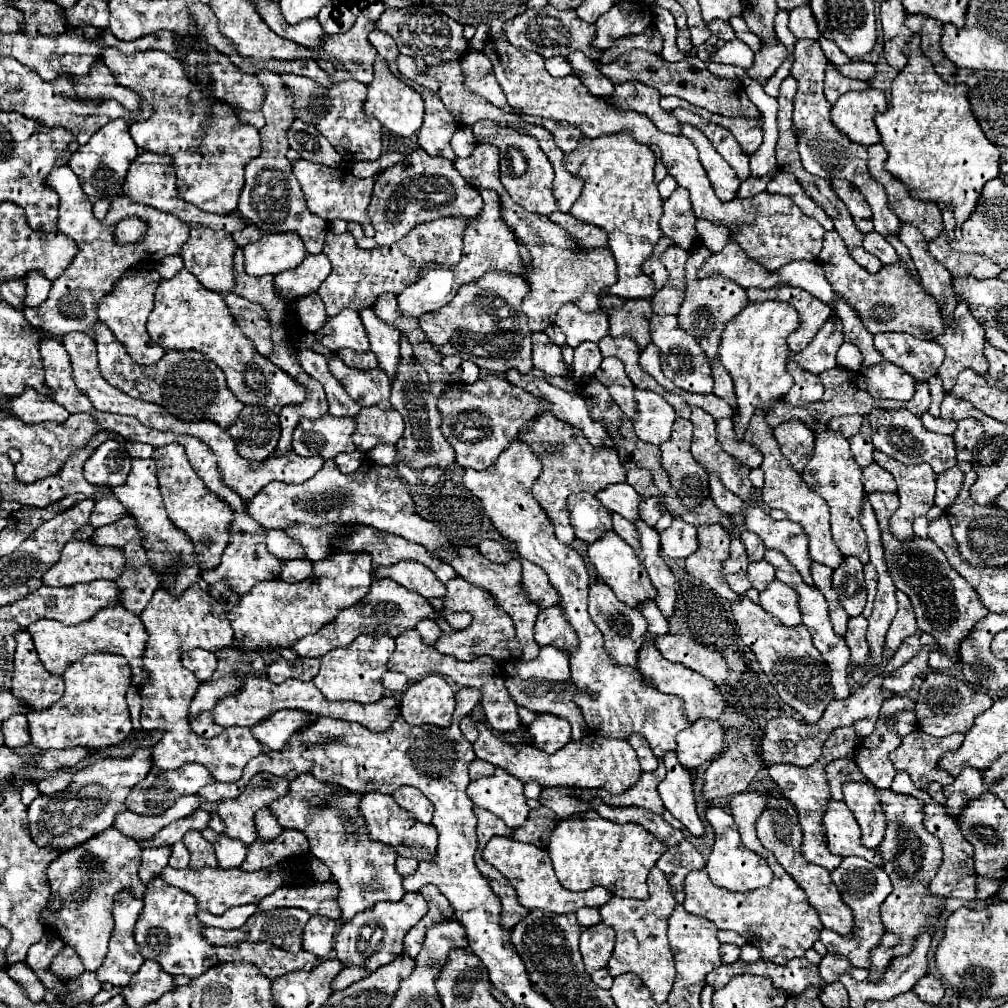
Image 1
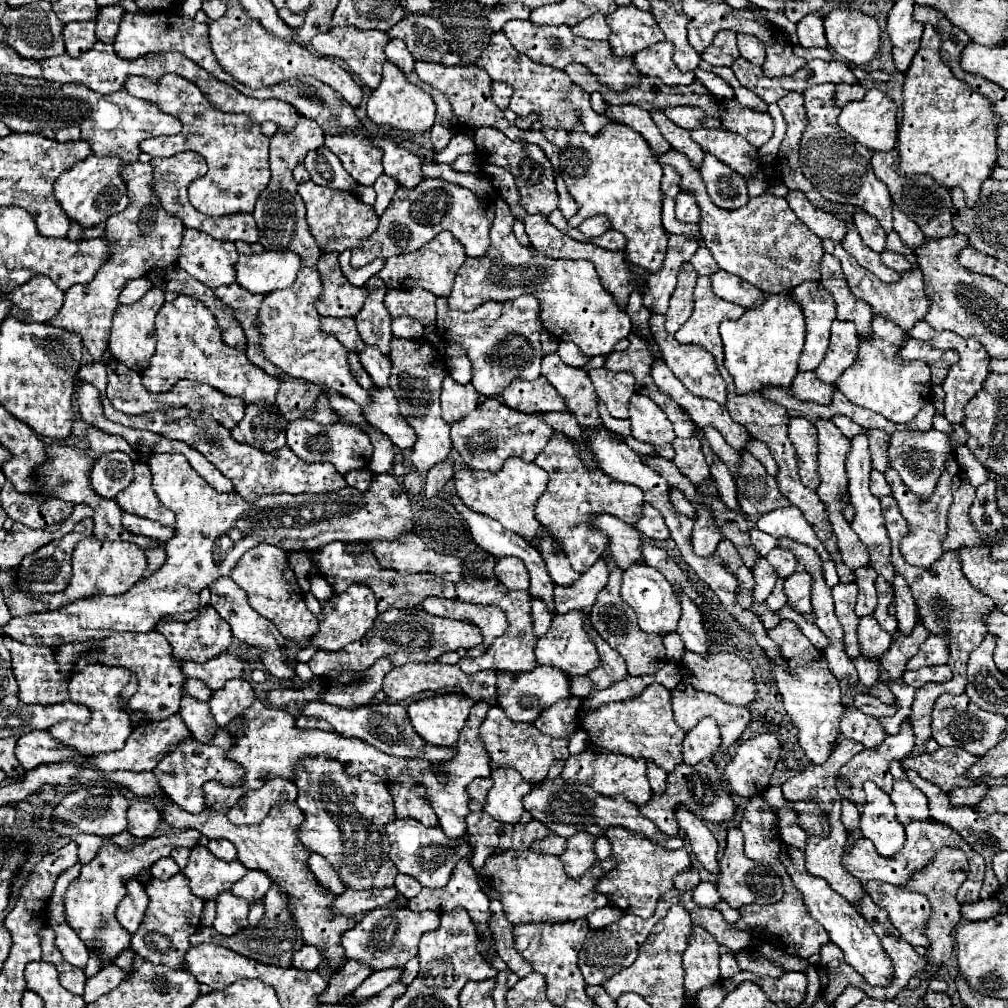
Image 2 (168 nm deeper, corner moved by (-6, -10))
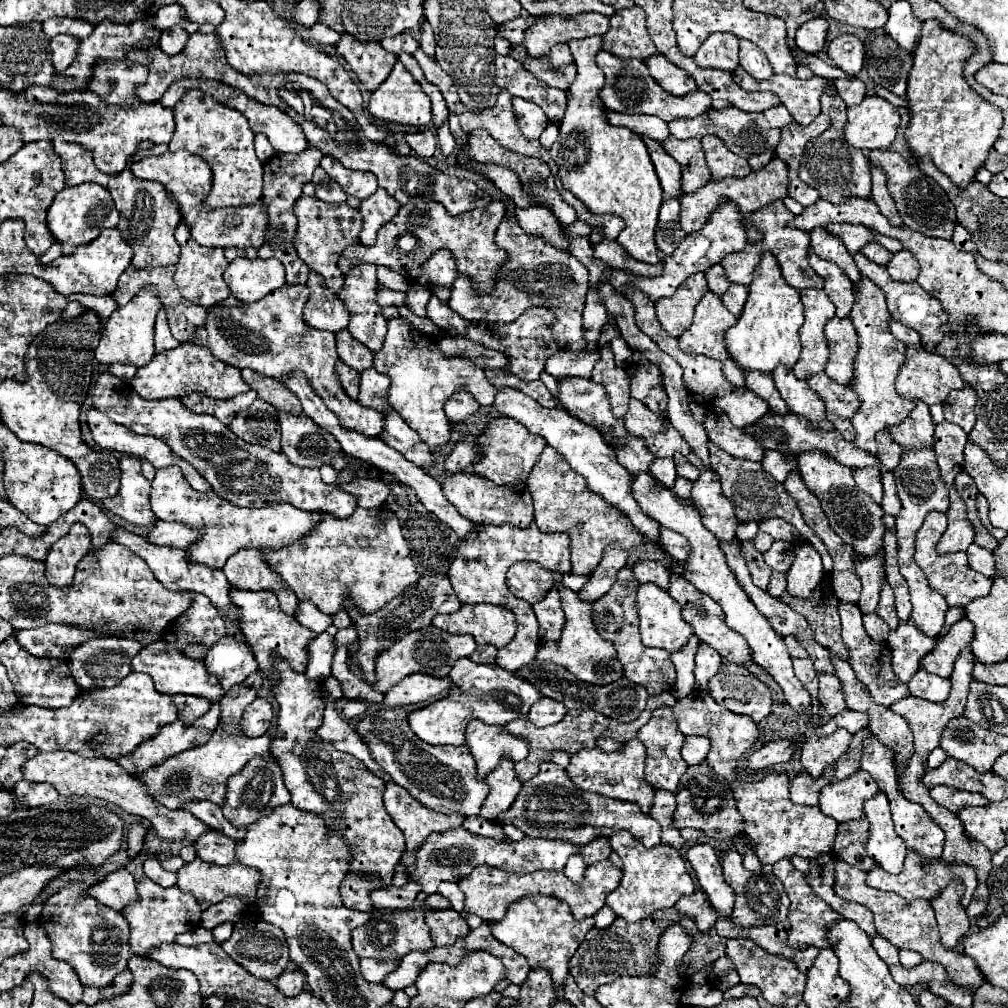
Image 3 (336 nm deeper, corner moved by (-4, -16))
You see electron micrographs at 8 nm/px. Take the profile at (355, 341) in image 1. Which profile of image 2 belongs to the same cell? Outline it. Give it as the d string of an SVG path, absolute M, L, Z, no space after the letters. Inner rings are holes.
M367 346L359 354L359 360L361 360L363 368L367 370L367 374L371 376L375 388L387 386L389 372L391 372L391 360L385 354L381 354L381 350L377 346Z

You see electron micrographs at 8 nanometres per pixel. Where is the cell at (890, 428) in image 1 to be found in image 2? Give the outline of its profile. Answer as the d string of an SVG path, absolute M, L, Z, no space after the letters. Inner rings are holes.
M939 430L895 432L891 436L891 444L889 444L889 464L899 472L901 480L909 486L909 490L913 494L917 494L921 502L925 502L935 492L937 480L945 470L945 460L947 460L949 452L951 452L949 436Z

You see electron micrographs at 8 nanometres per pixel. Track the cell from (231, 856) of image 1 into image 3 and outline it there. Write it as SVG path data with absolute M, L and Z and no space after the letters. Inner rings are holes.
M207 832L195 842L197 856L213 864L231 864L235 860L235 842L221 832Z

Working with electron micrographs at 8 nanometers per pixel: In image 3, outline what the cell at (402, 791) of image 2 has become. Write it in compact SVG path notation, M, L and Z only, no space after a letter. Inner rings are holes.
M393 780L387 782L383 800L391 820L405 834L407 850L401 858L403 864L413 864L413 852L417 852L425 836L429 836L431 832L445 832L449 828L457 828L461 826L461 820L465 820L465 816L461 814L441 814L423 806Z

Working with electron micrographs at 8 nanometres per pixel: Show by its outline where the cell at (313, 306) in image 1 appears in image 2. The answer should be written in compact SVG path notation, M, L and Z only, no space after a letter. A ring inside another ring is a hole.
M321 318L321 330L327 334L335 334L335 338L349 352L359 352L365 348L365 342L359 338L353 318Z

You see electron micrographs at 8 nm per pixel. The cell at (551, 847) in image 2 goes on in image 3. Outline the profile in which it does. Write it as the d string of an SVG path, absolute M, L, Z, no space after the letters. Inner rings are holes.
M459 826L459 828L453 828L453 830L441 832L441 834L433 832L421 844L421 848L415 854L415 872L407 872L407 868L405 868L405 874L407 874L407 880L409 882L417 882L425 894L433 894L433 892L437 892L437 888L439 888L441 882L445 882L445 880L447 882L459 882L475 866L481 866L481 864L487 864L487 866L493 866L493 868L501 868L505 872L535 872L535 870L541 870L541 868L545 868L545 870L563 870L569 854L573 854L573 852L581 852L587 864L595 864L595 862L601 862L601 860L609 858L611 846L609 846L607 838L597 838L597 840L593 840L587 846L581 846L581 848L575 846L575 844L571 844L571 842L565 842L565 840L545 840L545 838L523 838L519 842L499 844L495 840L489 840L489 838L483 838L483 836L475 836L473 832L469 832L469 830L465 830L465 828Z

